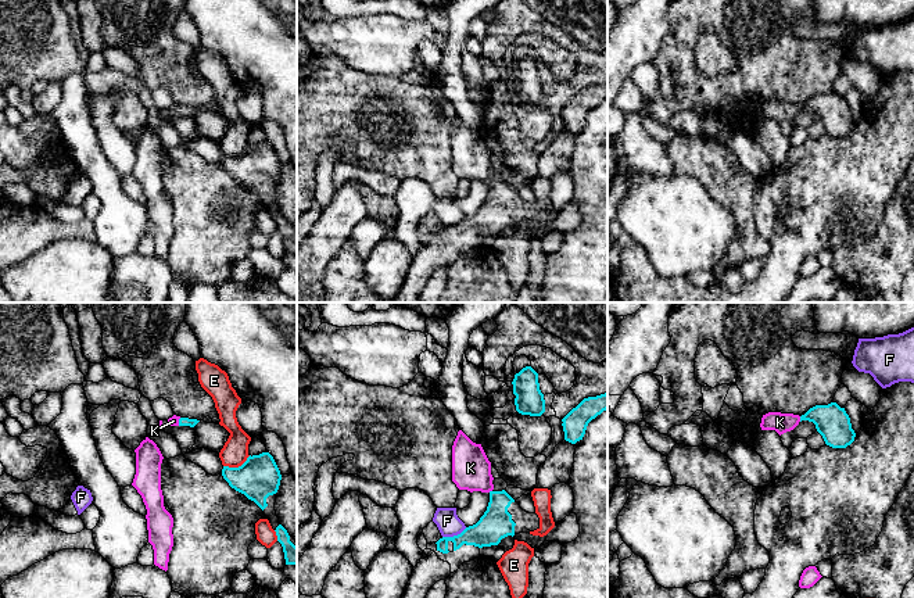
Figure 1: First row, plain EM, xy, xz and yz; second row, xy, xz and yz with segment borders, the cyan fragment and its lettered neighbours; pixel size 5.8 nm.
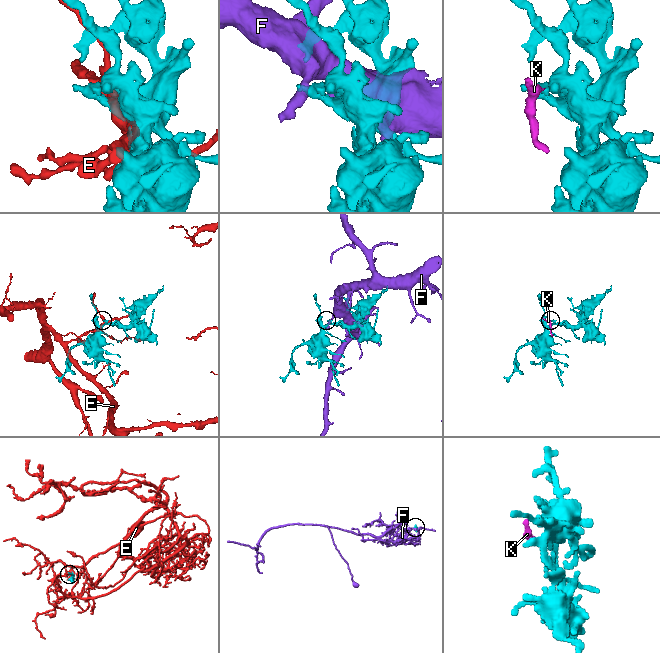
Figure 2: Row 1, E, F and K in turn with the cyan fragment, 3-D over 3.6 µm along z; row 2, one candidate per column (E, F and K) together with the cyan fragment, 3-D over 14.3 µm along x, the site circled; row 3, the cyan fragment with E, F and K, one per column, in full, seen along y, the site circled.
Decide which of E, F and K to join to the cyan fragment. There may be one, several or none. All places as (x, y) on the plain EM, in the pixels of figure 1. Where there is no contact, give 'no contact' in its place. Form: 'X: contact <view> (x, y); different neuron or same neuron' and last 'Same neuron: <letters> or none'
E: contact xy (236, 157); different neuron
F: contact xz (454, 225); different neuron
K: contact yz (800, 108); same neuron
Same neuron: K

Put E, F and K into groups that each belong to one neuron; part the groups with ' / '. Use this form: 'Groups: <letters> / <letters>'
Groups: E / F / K

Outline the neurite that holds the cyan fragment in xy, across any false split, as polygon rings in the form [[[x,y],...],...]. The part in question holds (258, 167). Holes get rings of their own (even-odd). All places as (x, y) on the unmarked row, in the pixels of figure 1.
[[[269,142],[250,144],[239,157],[223,155],[222,165],[232,178],[244,183],[264,200],[283,236],[286,254],[297,254],[297,230],[279,212],[275,200],[282,164],[273,146]]]

